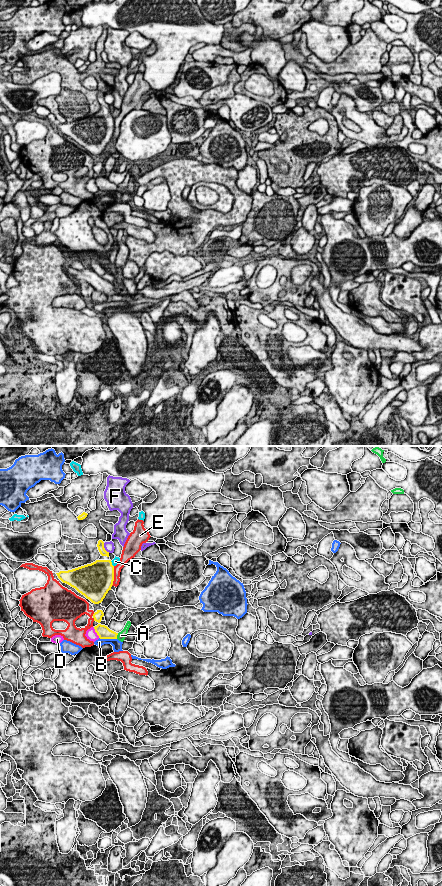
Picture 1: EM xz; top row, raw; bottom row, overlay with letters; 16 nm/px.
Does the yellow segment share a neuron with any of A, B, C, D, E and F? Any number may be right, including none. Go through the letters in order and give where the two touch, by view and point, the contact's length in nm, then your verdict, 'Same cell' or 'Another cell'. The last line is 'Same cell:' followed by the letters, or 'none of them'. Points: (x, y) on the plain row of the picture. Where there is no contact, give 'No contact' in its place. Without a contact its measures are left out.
A: Touches yellow at xz (116, 188). Shared border 100 nm. Another cell
B: Touches yellow at xz (108, 190). Shared border 280 nm. Another cell
C: Touches yellow at xz (111, 116). Shared border 110 nm. Another cell
D: Touches yellow at xz (95, 183). Shared border 200 nm. Another cell
E: Touches yellow at xz (113, 128). Shared border 320 nm. Another cell
F: Touches yellow at xz (104, 100). Shared border 190 nm. Another cell
Same cell: none of them

